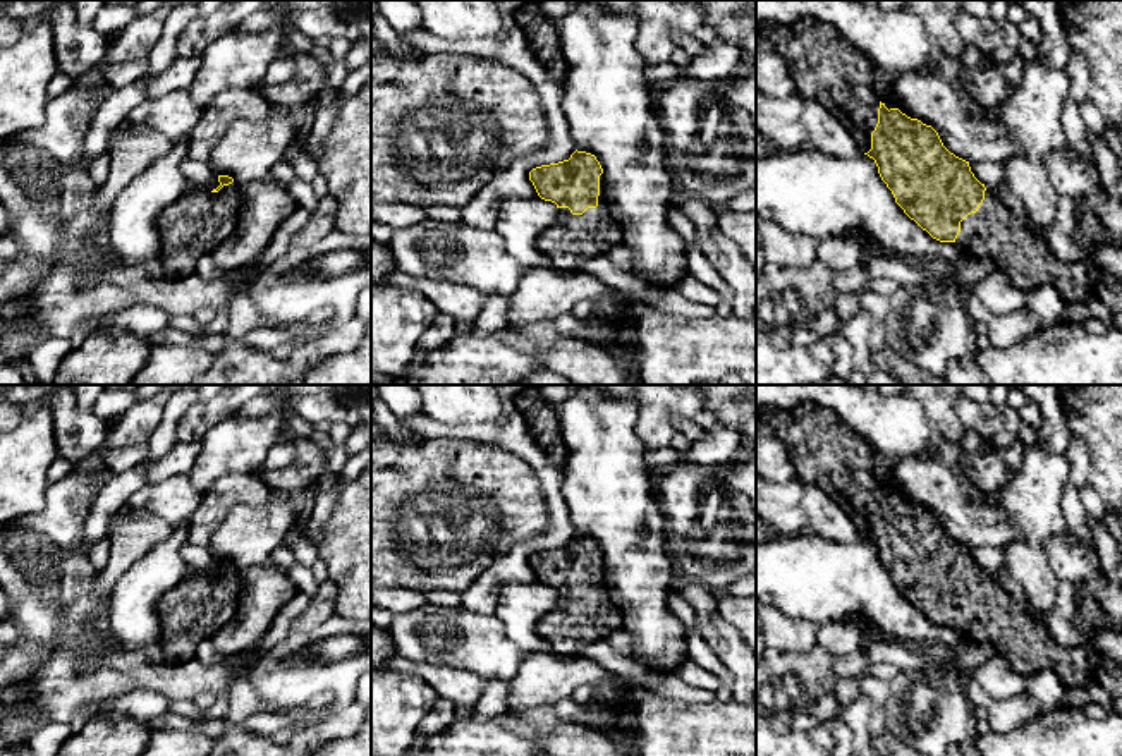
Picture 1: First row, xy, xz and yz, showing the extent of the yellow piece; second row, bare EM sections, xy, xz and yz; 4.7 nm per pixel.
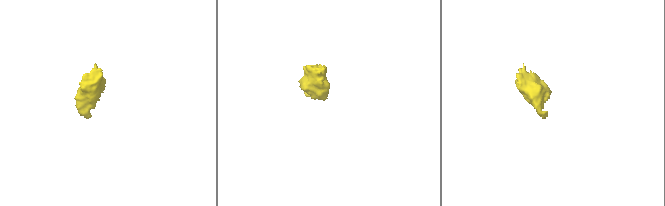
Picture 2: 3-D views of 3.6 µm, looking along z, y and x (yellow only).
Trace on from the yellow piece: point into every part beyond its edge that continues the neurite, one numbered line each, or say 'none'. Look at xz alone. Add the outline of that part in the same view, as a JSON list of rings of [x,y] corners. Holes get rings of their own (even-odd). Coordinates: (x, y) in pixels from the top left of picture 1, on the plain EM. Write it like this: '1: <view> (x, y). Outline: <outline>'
1: xz (574, 622). Outline: [[[601,558],[598,591],[582,600],[558,593],[557,608],[538,624],[538,634],[550,643],[550,653],[576,656],[584,644],[607,641],[613,631],[622,629],[622,620],[624,613],[605,586]]]

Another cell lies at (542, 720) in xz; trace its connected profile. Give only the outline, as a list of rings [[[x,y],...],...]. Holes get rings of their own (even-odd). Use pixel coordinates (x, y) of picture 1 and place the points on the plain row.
[[[552,704],[524,710],[512,716],[517,722],[526,723],[533,732],[548,737],[557,734],[565,723],[555,715]]]

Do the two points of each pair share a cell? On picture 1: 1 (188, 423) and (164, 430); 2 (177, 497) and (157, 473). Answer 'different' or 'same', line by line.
1: different
2: different

